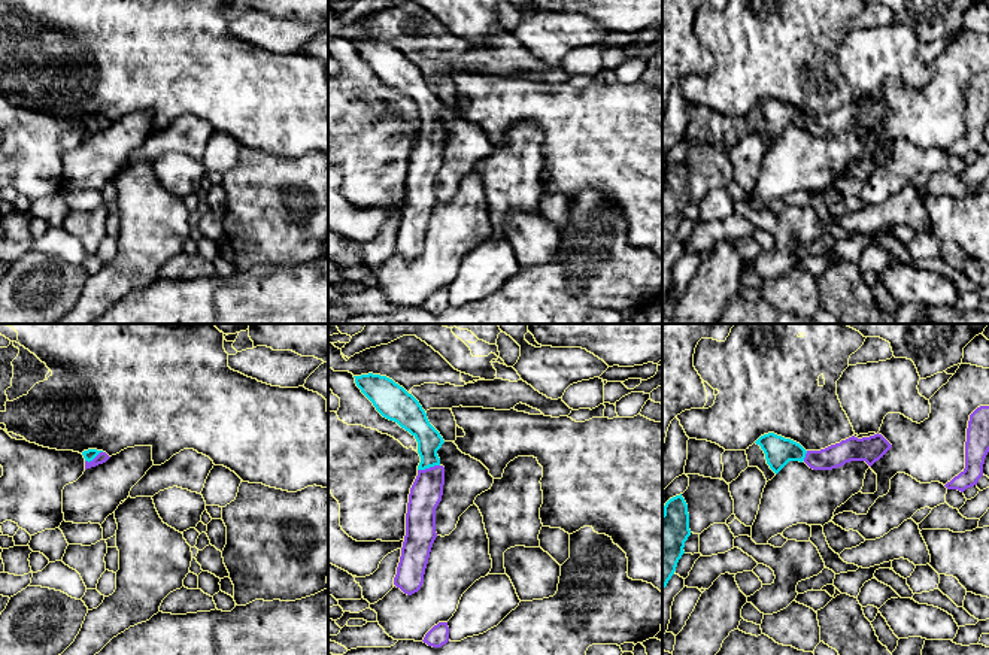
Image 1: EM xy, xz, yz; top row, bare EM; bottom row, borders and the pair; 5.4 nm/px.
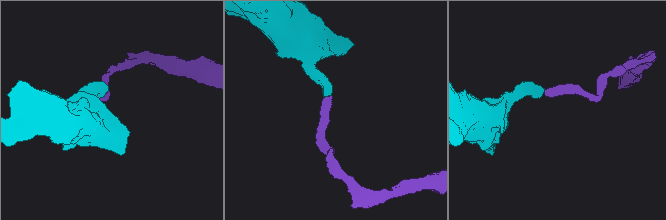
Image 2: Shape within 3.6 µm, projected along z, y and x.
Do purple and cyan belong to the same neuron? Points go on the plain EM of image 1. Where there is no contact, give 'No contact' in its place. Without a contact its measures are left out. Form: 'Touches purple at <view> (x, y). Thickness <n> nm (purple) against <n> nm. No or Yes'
Touches purple at xz (430, 133). Thickness 170 nm (purple) against 130 nm. Yes

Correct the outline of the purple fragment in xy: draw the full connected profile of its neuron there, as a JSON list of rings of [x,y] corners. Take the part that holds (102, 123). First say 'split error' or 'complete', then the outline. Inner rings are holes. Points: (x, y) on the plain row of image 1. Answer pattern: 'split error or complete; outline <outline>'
split error; outline [[[97,115],[84,116],[82,121],[85,124],[85,136],[103,130],[110,124],[106,118]]]

